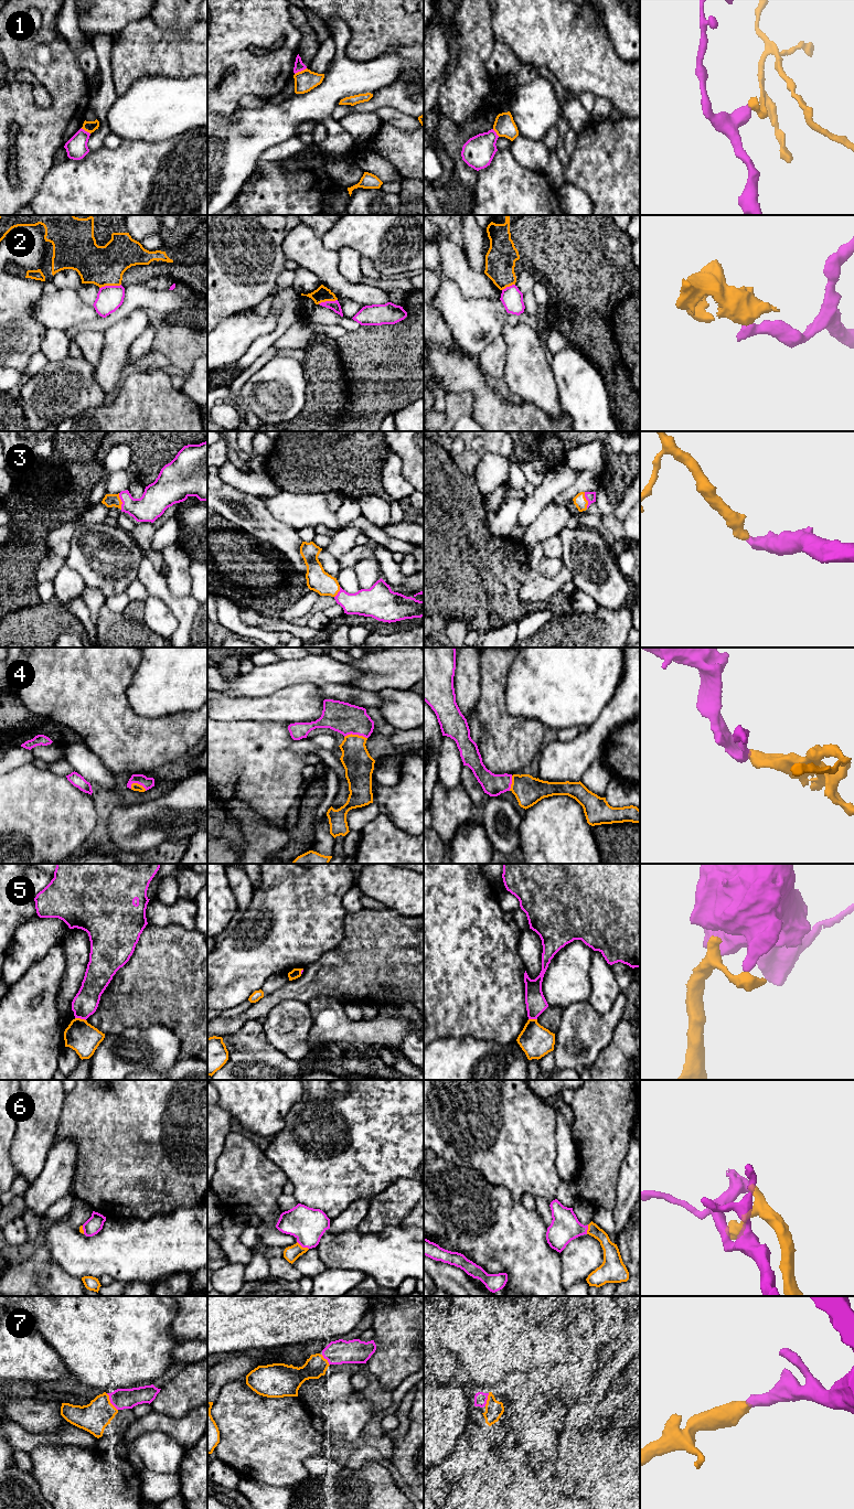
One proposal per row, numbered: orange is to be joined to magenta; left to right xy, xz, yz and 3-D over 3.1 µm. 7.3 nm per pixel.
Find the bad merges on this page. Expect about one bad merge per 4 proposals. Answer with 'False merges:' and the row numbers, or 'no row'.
False merges: 1, 2, 5

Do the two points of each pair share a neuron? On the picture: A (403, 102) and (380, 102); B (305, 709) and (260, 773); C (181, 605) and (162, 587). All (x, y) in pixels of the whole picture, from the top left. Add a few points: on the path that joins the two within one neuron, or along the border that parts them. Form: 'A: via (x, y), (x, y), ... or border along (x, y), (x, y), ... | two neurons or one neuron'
A: via (397, 102), (385, 102) | one neuron
B: border along (263, 721), (279, 721), (288, 725) | two neurons
C: via (175, 605), (163, 592) | one neuron

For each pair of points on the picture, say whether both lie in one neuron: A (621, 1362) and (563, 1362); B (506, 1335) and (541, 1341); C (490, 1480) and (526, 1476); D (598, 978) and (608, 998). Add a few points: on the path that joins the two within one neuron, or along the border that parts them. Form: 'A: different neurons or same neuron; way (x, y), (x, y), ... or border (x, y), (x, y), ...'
A: different neurons; border (598, 1369), (587, 1392)
B: different neurons; border (523, 1314), (534, 1365)
C: same neuron; way (499, 1480), (518, 1479)
D: same neuron; way (602, 983), (605, 994)

